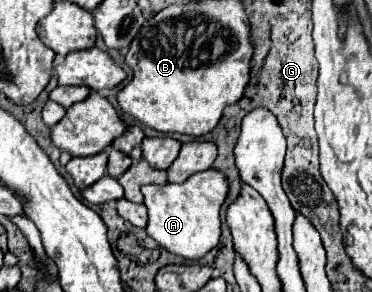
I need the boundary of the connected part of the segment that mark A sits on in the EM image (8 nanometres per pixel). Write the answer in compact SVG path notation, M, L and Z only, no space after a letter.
M205 170L189 176L183 184L143 186L145 206L149 210L147 234L167 252L185 260L199 260L217 246L221 236L219 210L227 196L227 182L219 170Z

